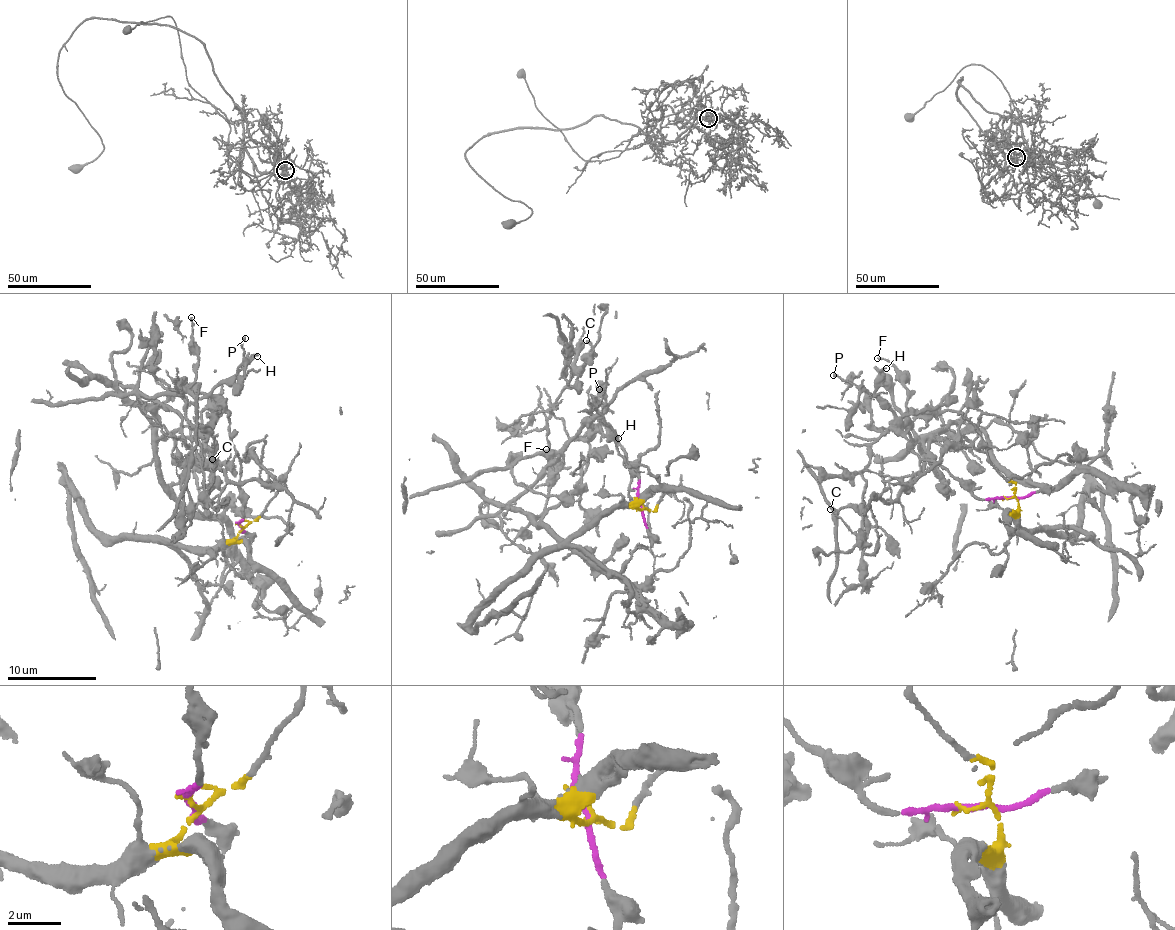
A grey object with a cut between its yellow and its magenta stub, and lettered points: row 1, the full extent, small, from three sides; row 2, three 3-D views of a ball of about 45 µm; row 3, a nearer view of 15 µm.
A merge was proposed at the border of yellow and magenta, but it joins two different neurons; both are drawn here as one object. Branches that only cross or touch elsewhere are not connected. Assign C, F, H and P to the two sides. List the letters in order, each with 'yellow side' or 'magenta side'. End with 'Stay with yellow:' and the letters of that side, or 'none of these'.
C: yellow side
F: magenta side
H: magenta side
P: magenta side
Stay with yellow: C

